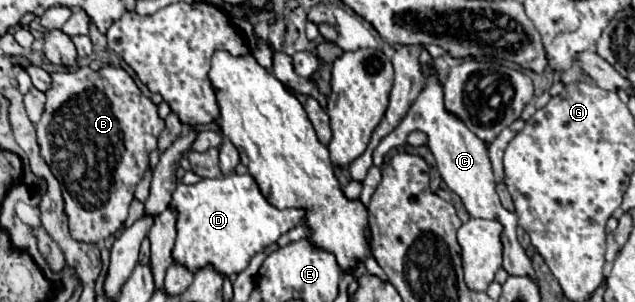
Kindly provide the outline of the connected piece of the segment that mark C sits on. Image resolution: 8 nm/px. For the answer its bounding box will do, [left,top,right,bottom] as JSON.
[374,75,536,283]

